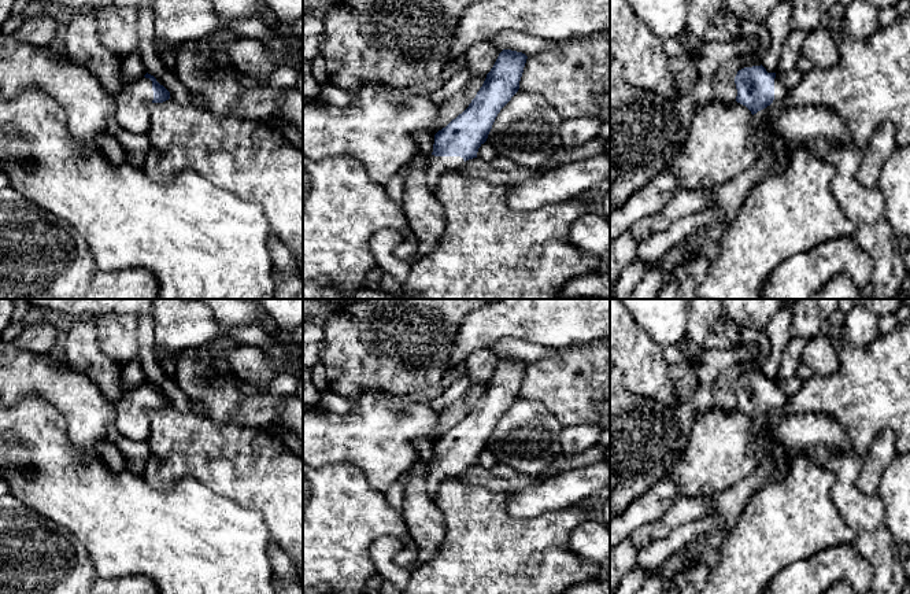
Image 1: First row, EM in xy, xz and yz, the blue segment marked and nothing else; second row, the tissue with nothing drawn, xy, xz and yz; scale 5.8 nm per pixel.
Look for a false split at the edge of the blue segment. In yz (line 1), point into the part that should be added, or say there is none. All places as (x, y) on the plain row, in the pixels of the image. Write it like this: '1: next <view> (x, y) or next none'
1: next yz (865, 515)

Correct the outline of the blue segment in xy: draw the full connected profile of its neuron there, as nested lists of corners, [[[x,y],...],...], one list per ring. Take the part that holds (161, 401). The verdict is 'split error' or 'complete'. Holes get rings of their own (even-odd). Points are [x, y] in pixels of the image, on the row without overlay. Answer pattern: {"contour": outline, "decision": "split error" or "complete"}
{"contour": [[[151,381],[136,387],[116,401],[115,425],[118,432],[134,442],[147,442],[149,436],[149,413],[170,406],[170,399]]], "decision": "split error"}

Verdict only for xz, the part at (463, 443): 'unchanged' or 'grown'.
grown

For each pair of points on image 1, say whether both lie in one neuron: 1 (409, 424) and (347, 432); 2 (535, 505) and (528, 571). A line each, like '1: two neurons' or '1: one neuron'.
1: one neuron
2: two neurons

